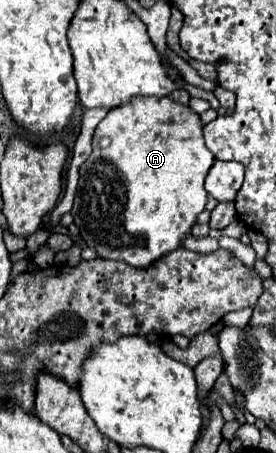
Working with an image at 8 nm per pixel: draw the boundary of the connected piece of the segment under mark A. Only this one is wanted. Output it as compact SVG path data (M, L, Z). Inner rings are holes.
M132 96L128 104L112 108L106 114L94 130L92 154L80 166L80 180L70 212L86 246L94 248L100 258L124 260L136 268L146 268L160 256L180 248L180 240L192 230L196 216L208 202L204 178L214 164L214 154L204 144L202 128L200 116L190 106L166 96ZM102 136L110 140L106 146L100 144Z

